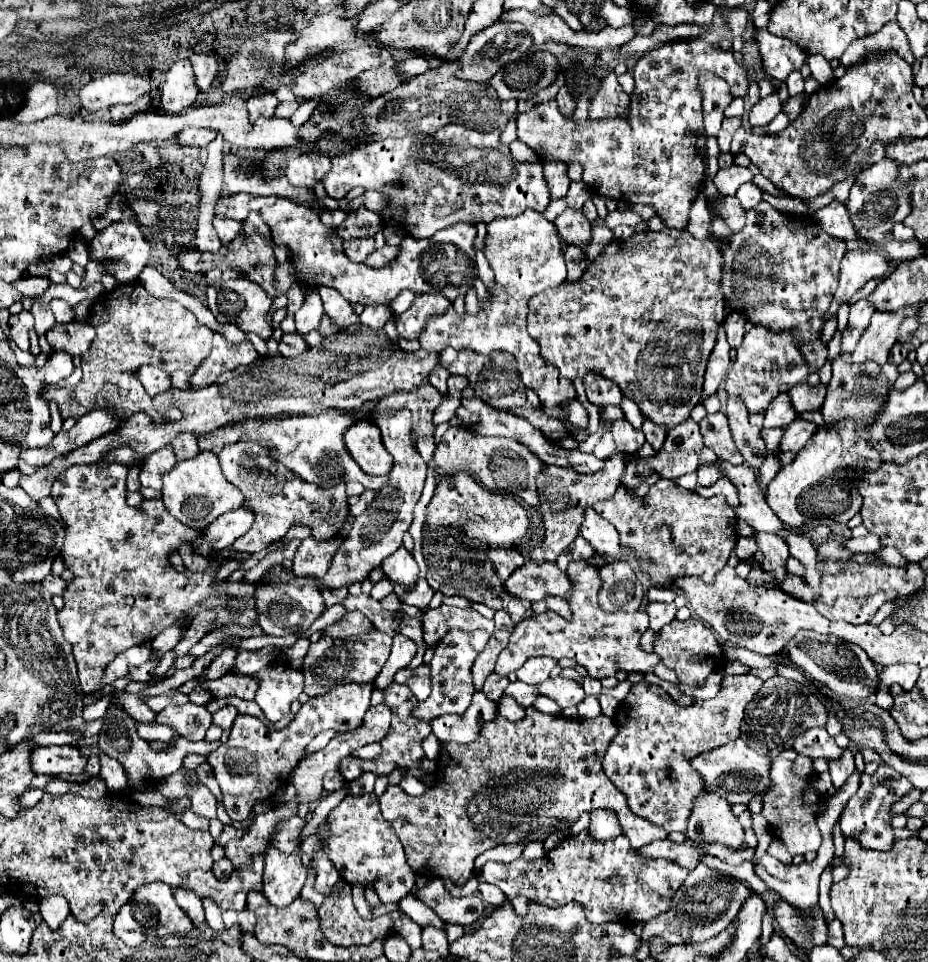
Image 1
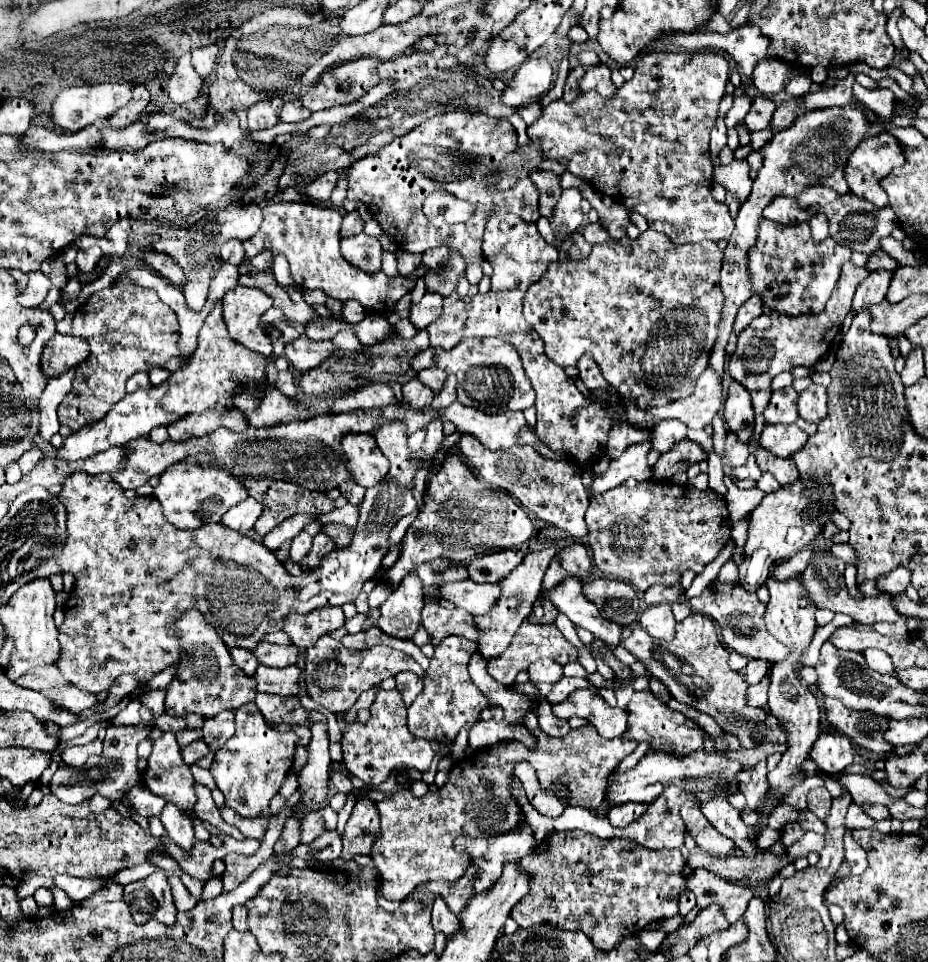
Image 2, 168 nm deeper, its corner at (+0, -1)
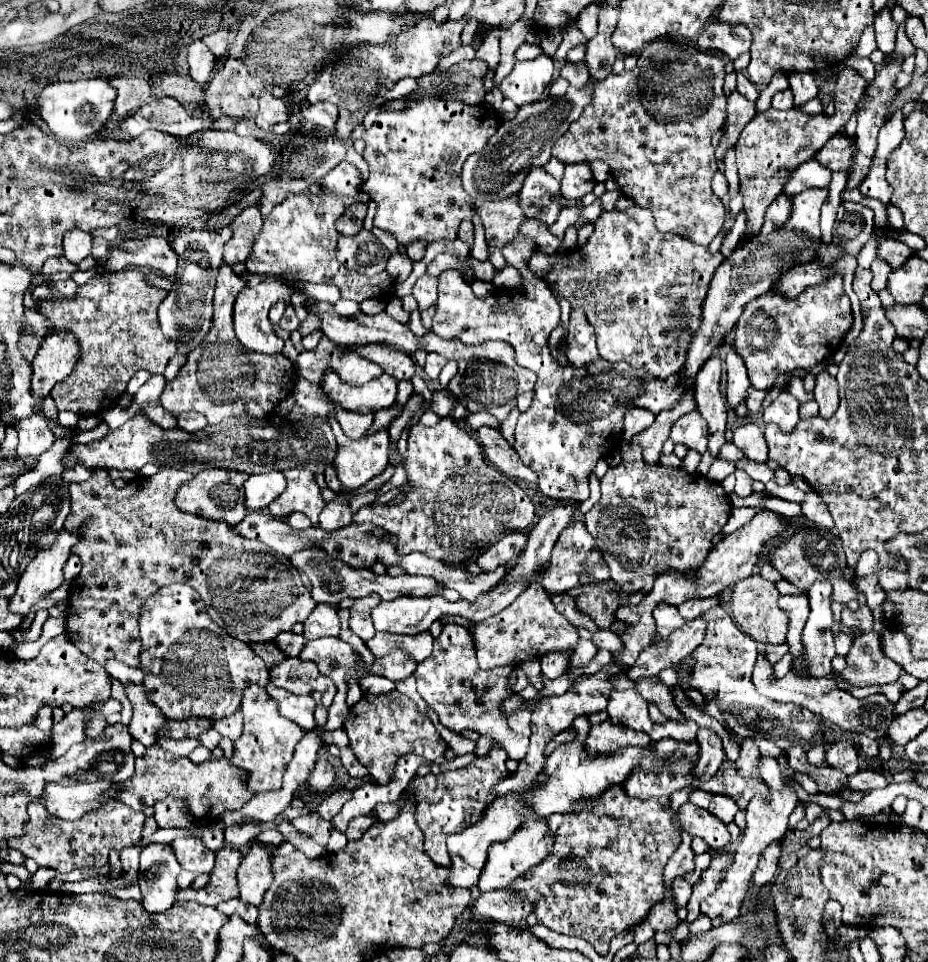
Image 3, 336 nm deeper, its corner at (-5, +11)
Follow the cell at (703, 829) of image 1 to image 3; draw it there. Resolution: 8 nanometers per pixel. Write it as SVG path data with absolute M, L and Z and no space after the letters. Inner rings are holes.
M687 802L679 808L679 820L681 820L681 826L685 832L689 832L691 836L703 838L713 852L723 850L731 840L727 826L719 818L715 818L707 810L693 806L691 802Z

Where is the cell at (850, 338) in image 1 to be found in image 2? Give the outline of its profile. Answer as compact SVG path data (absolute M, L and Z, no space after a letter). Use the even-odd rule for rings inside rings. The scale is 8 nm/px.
M874 270L858 288L852 300L852 310L866 310L884 300L892 272L890 270Z

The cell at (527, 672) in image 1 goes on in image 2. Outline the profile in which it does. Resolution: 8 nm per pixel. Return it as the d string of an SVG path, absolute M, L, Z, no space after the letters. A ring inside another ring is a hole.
M550 658L538 660L528 668L528 676L534 684L538 682L550 682L556 684L562 678L562 666L558 662L552 662Z

